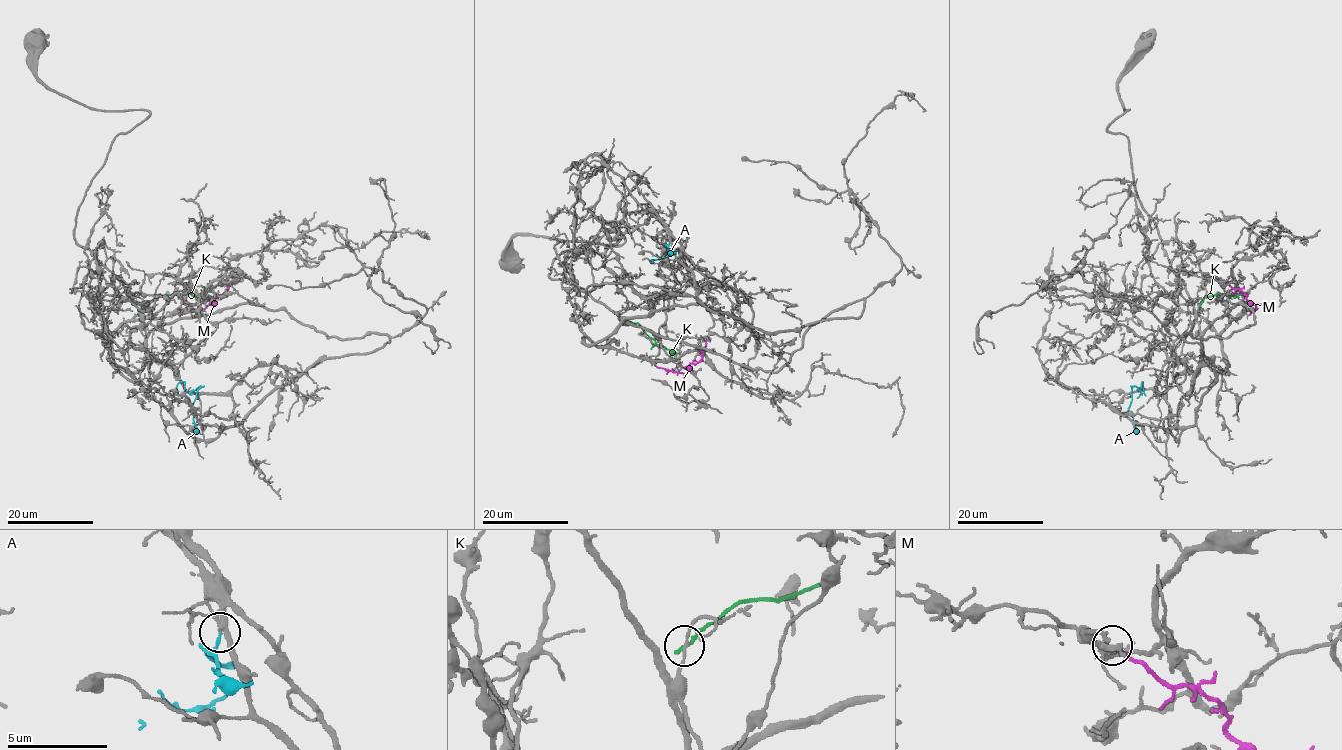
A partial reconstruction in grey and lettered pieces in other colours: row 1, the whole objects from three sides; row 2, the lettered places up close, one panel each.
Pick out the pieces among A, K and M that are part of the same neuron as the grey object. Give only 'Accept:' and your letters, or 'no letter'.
Accept: A

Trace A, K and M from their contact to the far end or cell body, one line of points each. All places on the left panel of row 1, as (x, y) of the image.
A: (194, 414), (192, 406), (200, 386), (186, 393), (181, 381), (177, 385), (177, 395)
K: (143, 307), (156, 297), (182, 293), (200, 295), (204, 286)
M: (232, 280), (228, 289), (203, 309), (179, 315)

